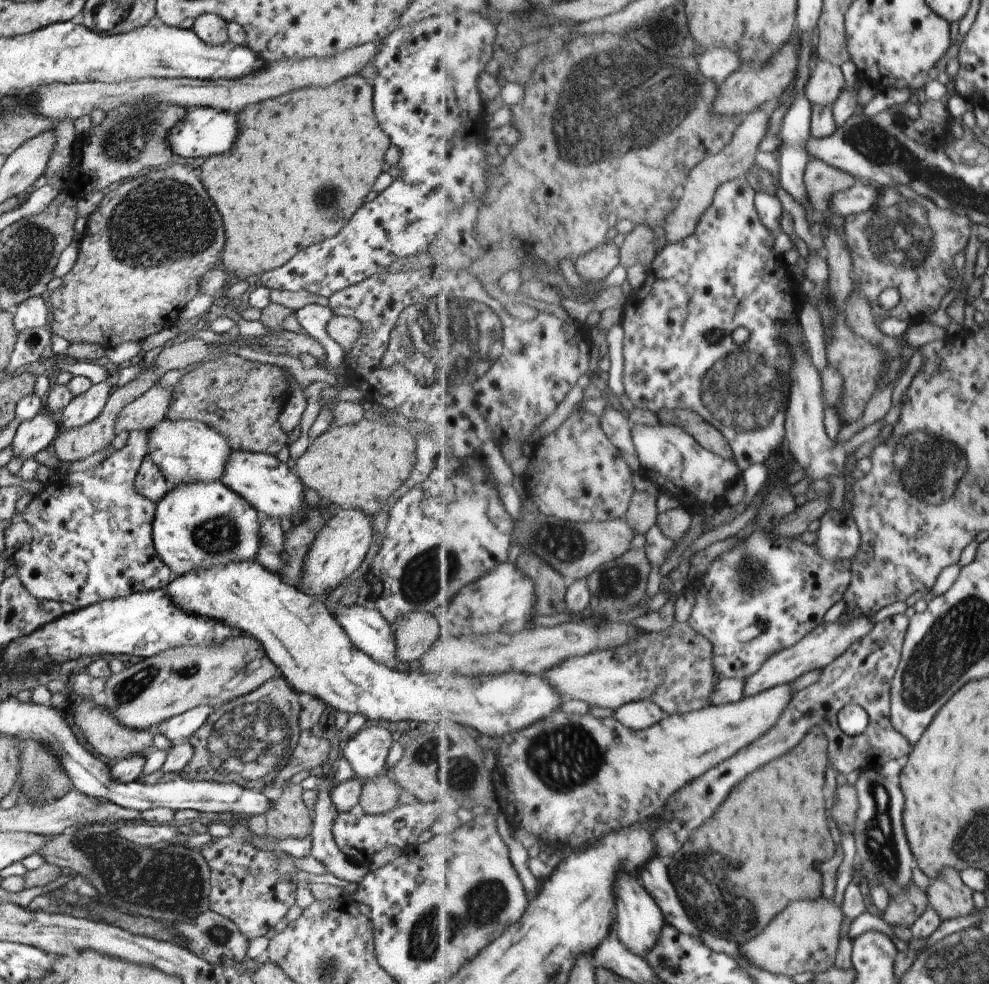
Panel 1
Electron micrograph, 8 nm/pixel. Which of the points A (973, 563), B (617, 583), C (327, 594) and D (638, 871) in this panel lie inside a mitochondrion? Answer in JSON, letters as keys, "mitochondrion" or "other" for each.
{"A":"other","B":"mitochondrion","C":"other","D":"other"}

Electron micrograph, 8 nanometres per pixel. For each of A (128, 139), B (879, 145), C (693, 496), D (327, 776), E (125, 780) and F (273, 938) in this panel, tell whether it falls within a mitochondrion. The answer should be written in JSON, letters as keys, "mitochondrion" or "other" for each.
{"A":"mitochondrion","B":"mitochondrion","C":"other","D":"other","E":"other","F":"other"}

